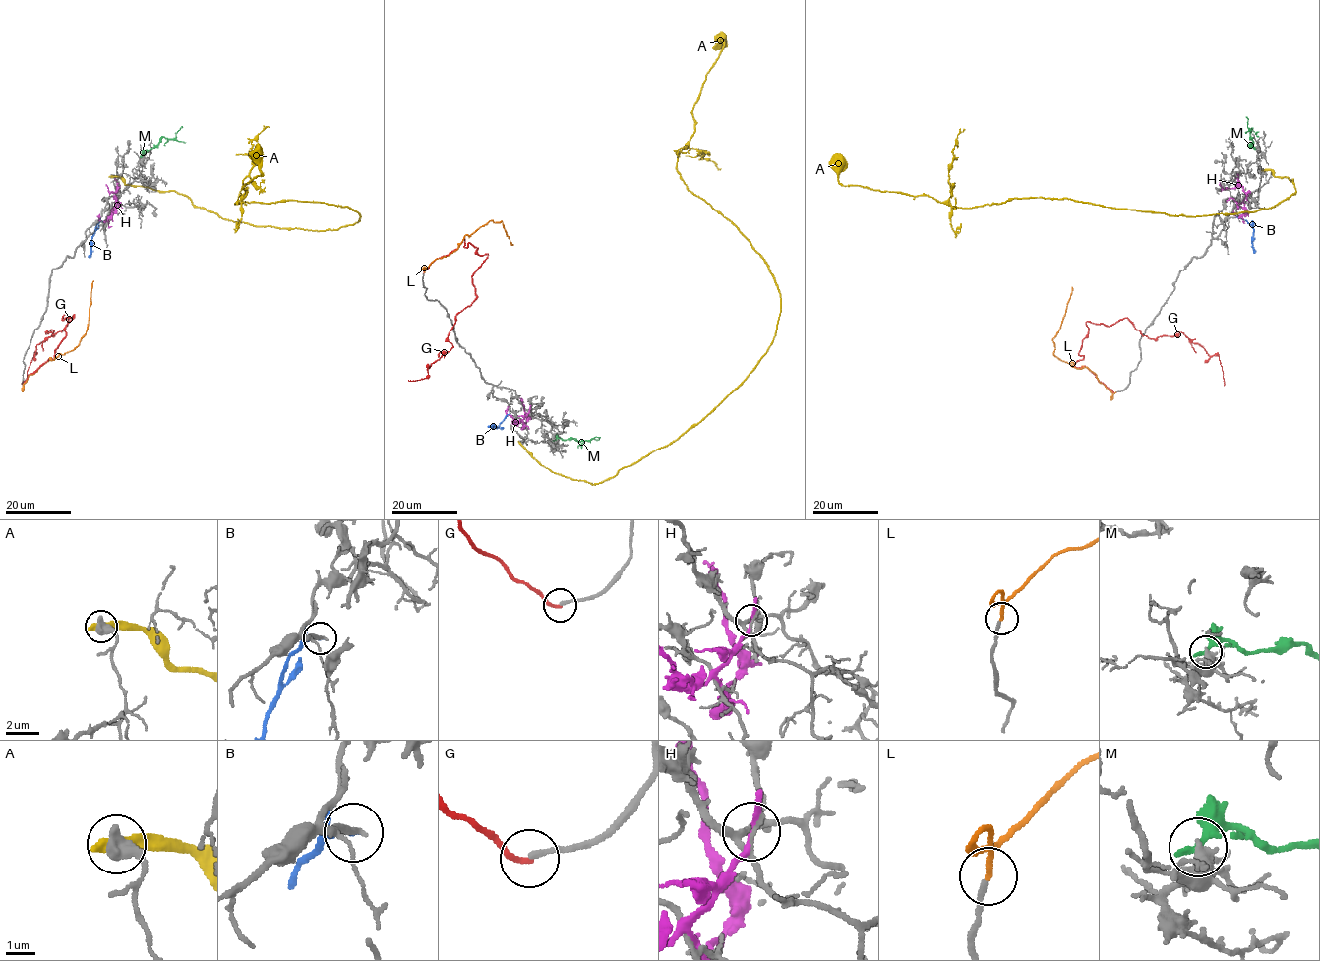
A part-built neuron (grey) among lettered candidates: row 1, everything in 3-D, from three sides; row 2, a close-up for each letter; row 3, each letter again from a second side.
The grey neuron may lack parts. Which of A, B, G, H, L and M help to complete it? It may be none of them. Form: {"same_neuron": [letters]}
{"same_neuron": ["L"]}

